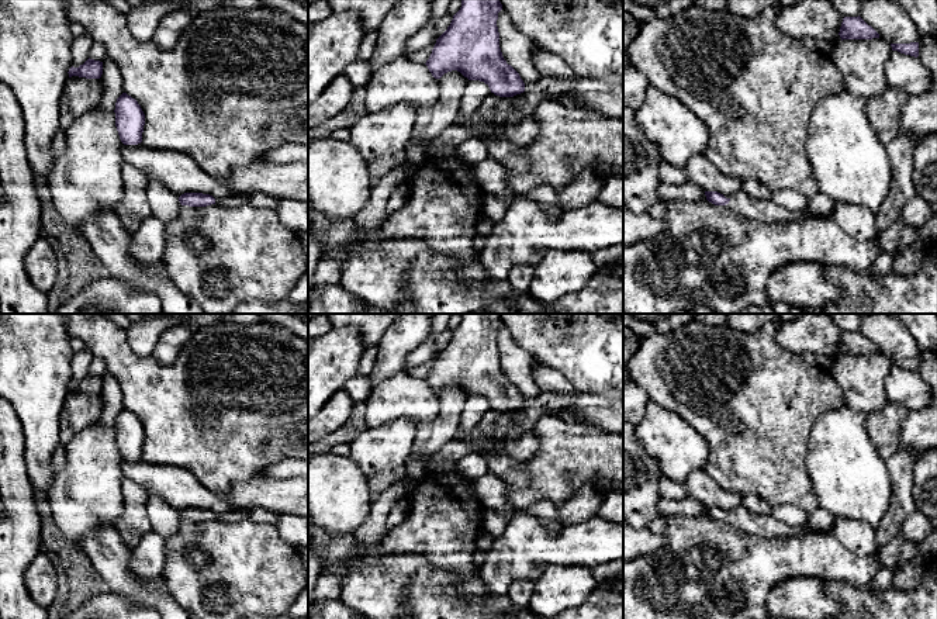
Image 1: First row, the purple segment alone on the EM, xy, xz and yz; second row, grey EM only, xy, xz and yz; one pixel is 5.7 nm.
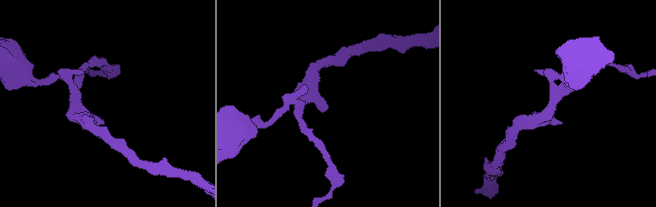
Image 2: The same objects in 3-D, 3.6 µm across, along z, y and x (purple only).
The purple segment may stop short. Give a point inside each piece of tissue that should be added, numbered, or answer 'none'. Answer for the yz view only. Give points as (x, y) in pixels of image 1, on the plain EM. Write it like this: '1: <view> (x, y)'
1: yz (767, 526)

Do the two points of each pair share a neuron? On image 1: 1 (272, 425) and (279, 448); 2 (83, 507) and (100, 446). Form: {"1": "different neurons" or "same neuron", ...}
{"1": "different neurons", "2": "same neuron"}

